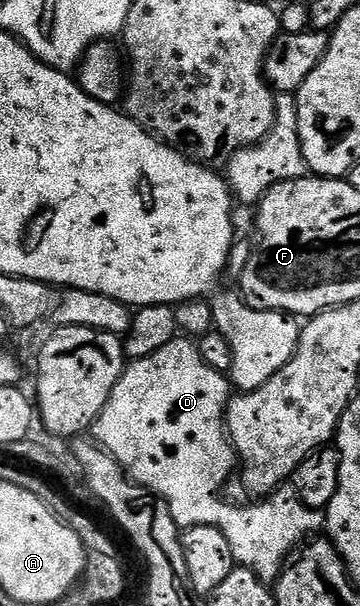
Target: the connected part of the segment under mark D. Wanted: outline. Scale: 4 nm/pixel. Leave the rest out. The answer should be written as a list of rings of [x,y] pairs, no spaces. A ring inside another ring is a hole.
[[[186,337],[173,339],[164,345],[164,349],[156,349],[152,357],[131,362],[123,370],[100,417],[94,422],[93,438],[99,447],[119,463],[134,483],[154,492],[169,505],[178,528],[196,525],[218,527],[220,533],[228,537],[228,545],[232,545],[235,564],[256,573],[263,583],[273,584],[295,554],[296,548],[325,528],[326,516],[322,511],[313,511],[304,505],[290,485],[279,487],[273,495],[267,495],[261,501],[251,502],[254,503],[251,507],[233,507],[222,500],[222,486],[229,481],[230,474],[236,471],[236,456],[225,424],[232,390],[227,376],[206,363],[199,348],[189,342],[191,340]],[[122,385],[126,386],[130,395],[122,395]]]

